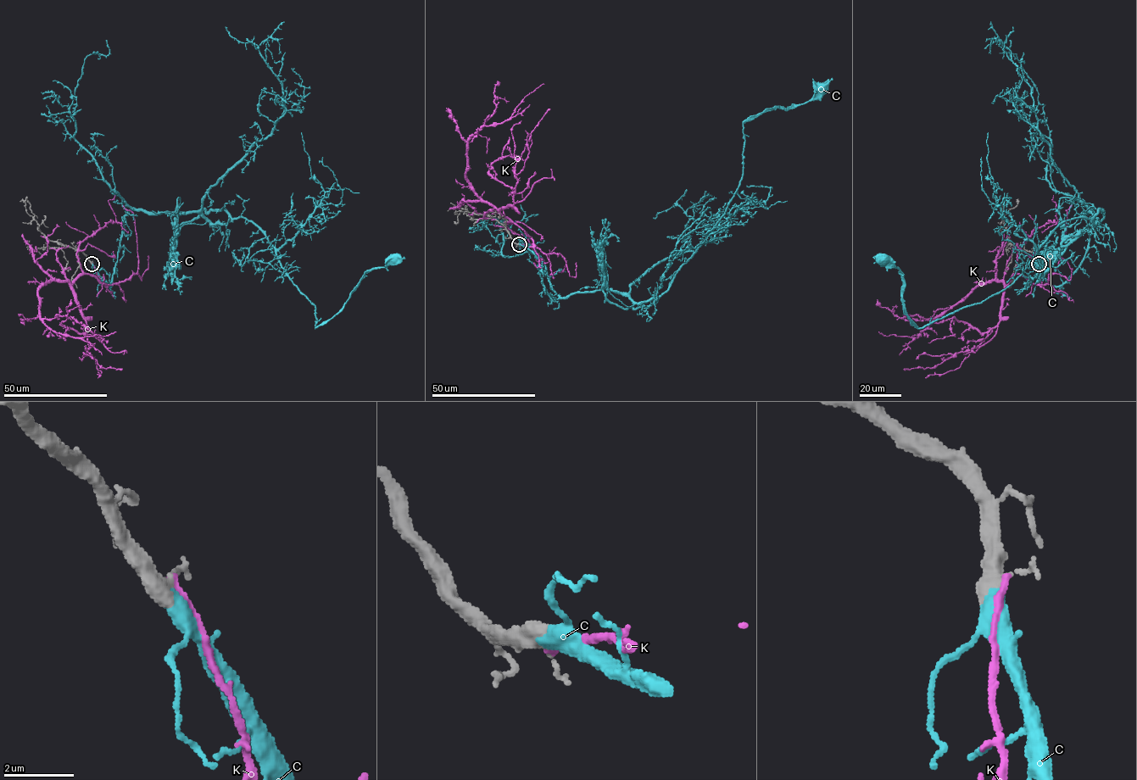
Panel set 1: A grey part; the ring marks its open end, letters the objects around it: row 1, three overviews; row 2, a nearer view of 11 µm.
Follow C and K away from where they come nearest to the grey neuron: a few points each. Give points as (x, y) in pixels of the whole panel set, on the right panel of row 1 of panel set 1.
C: (1039, 264), (1052, 286), (1075, 271), (1092, 209), (1098, 222), (1063, 220), (1005, 288), (922, 327), (885, 259)
K: (1039, 262), (1040, 286), (1018, 274), (1006, 284), (989, 281), (944, 310), (917, 337), (878, 331)

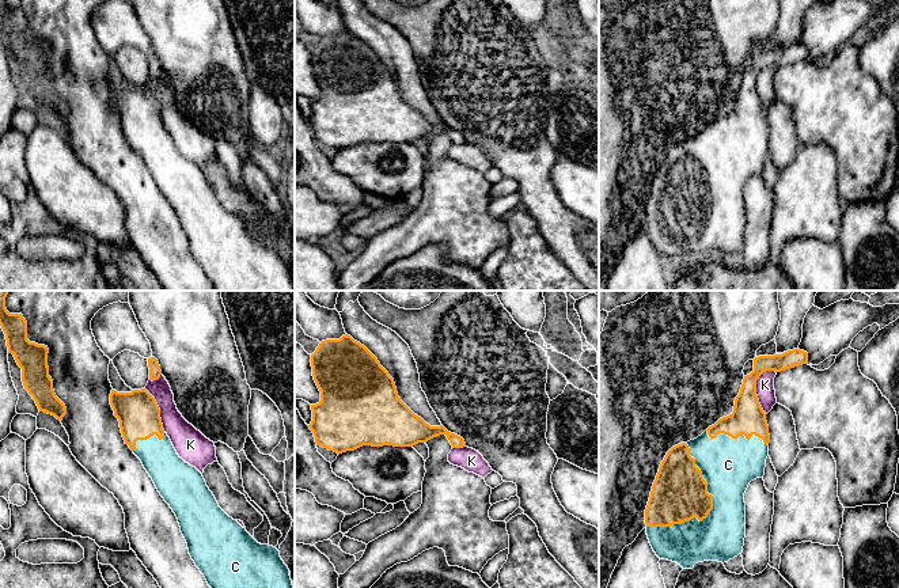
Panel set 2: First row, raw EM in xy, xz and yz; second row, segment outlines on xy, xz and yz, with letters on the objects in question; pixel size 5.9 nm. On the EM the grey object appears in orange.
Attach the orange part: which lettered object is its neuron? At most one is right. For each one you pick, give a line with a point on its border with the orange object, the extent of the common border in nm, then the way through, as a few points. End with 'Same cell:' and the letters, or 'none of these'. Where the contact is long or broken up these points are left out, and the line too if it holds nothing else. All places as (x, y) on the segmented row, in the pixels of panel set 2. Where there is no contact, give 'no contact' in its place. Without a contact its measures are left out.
C: contact yz (712, 508); length 550 nm
Same cell: C

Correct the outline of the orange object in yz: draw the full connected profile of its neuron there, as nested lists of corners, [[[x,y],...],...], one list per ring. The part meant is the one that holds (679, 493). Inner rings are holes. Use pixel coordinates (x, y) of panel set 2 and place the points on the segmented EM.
[[[800,349],[755,357],[754,371],[744,376],[733,411],[720,418],[697,439],[678,444],[667,452],[645,509],[646,535],[660,559],[676,562],[683,569],[693,569],[698,562],[718,561],[724,564],[743,553],[746,538],[744,493],[751,481],[763,478],[770,443],[766,413],[756,395],[756,380],[766,371],[781,372],[803,364],[808,364],[808,353]]]

